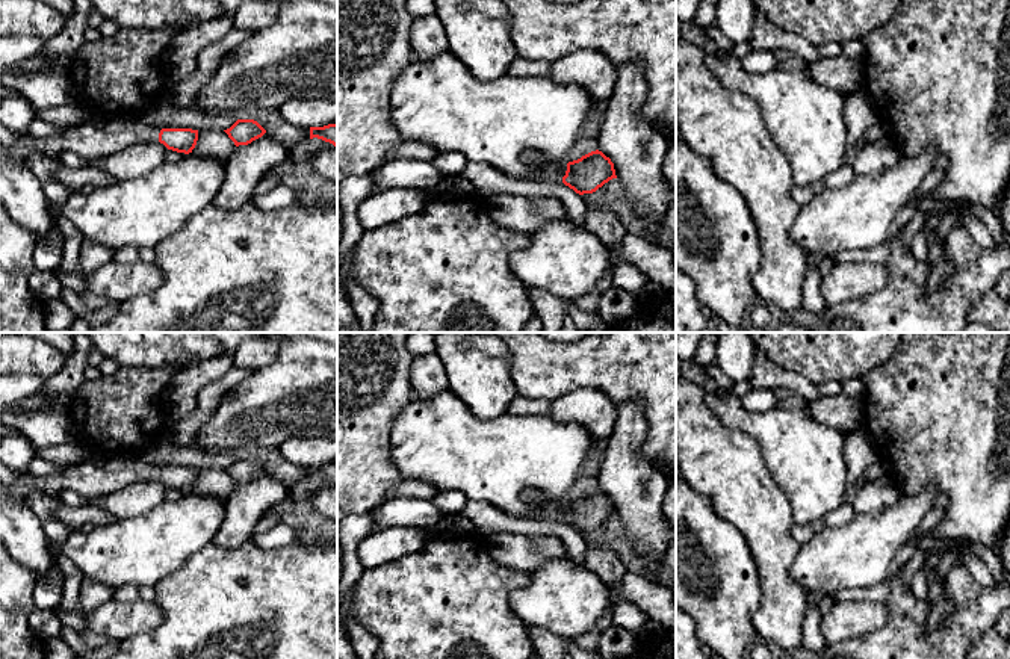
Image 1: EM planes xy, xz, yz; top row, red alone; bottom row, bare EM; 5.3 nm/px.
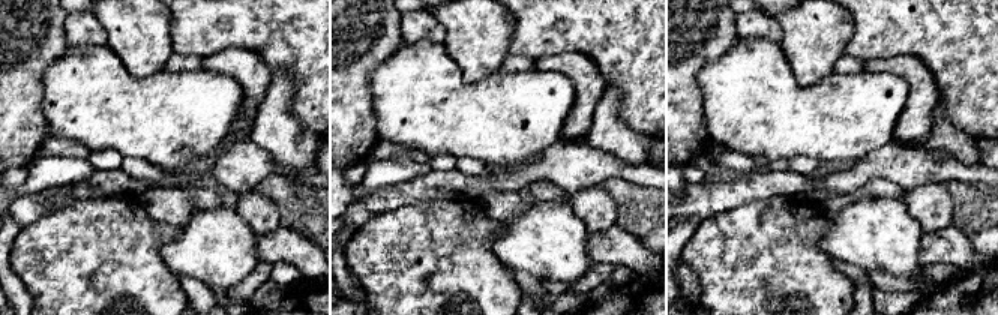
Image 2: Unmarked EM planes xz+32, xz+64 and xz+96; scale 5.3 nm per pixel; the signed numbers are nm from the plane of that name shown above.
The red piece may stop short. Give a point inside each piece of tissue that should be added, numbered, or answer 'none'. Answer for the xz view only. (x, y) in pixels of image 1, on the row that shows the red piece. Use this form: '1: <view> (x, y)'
none

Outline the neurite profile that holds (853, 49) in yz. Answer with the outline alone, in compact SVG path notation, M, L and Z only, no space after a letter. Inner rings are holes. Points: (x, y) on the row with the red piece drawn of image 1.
M851 39L842 44L842 54L853 60L863 60L865 48L862 39Z

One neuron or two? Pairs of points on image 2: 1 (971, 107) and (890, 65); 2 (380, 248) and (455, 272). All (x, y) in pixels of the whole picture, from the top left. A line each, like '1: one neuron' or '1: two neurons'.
1: two neurons
2: one neuron

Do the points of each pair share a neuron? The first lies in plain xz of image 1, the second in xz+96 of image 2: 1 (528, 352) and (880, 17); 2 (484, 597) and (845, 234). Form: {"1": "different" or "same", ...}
{"1": "same", "2": "different"}

